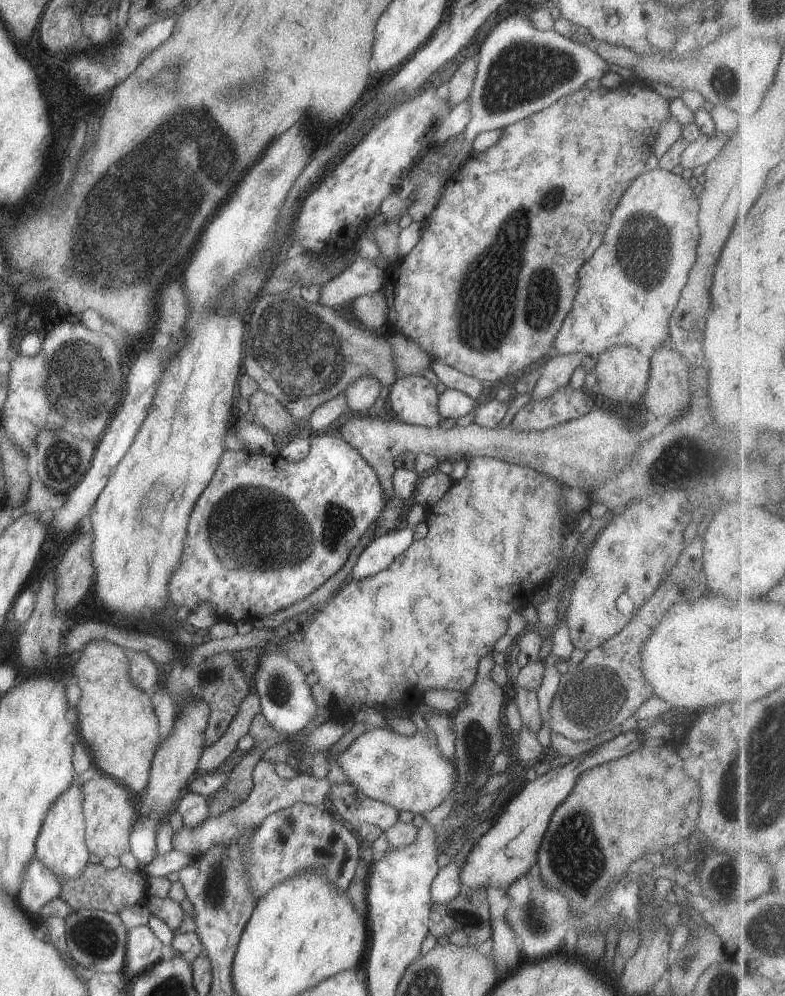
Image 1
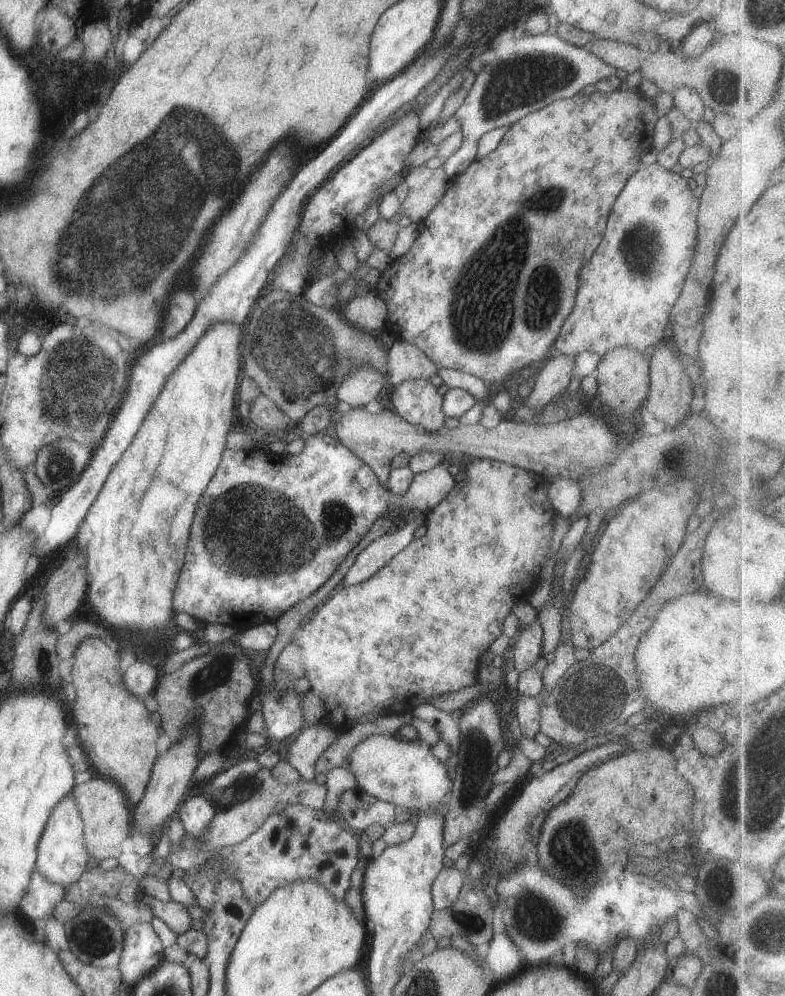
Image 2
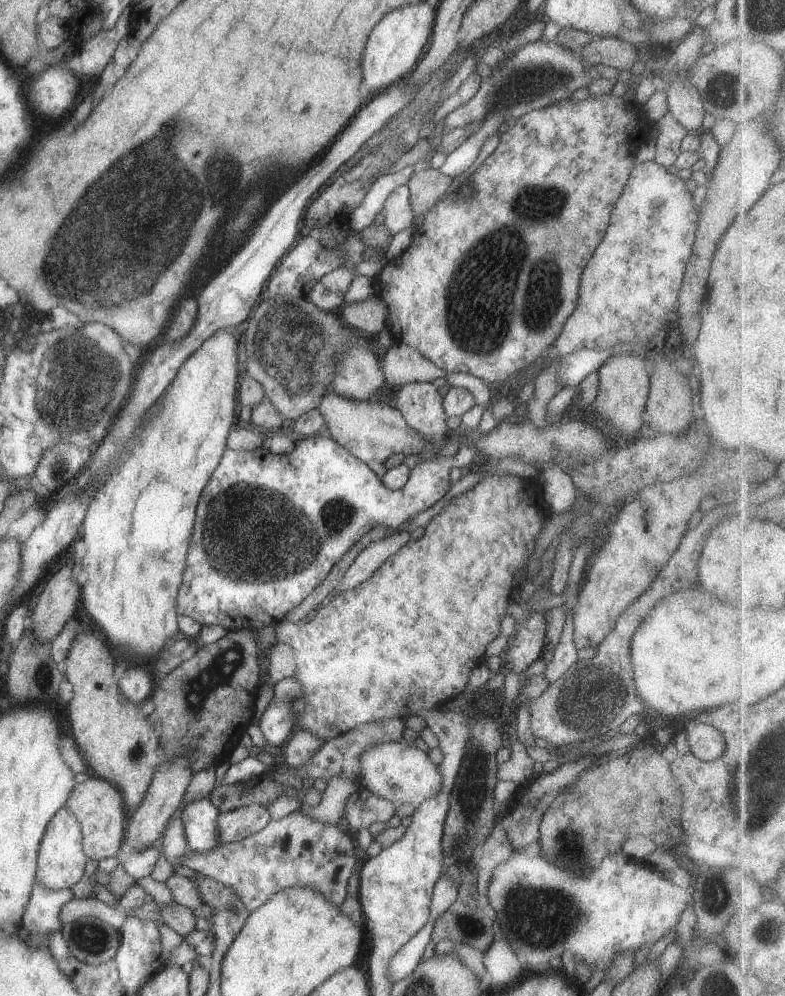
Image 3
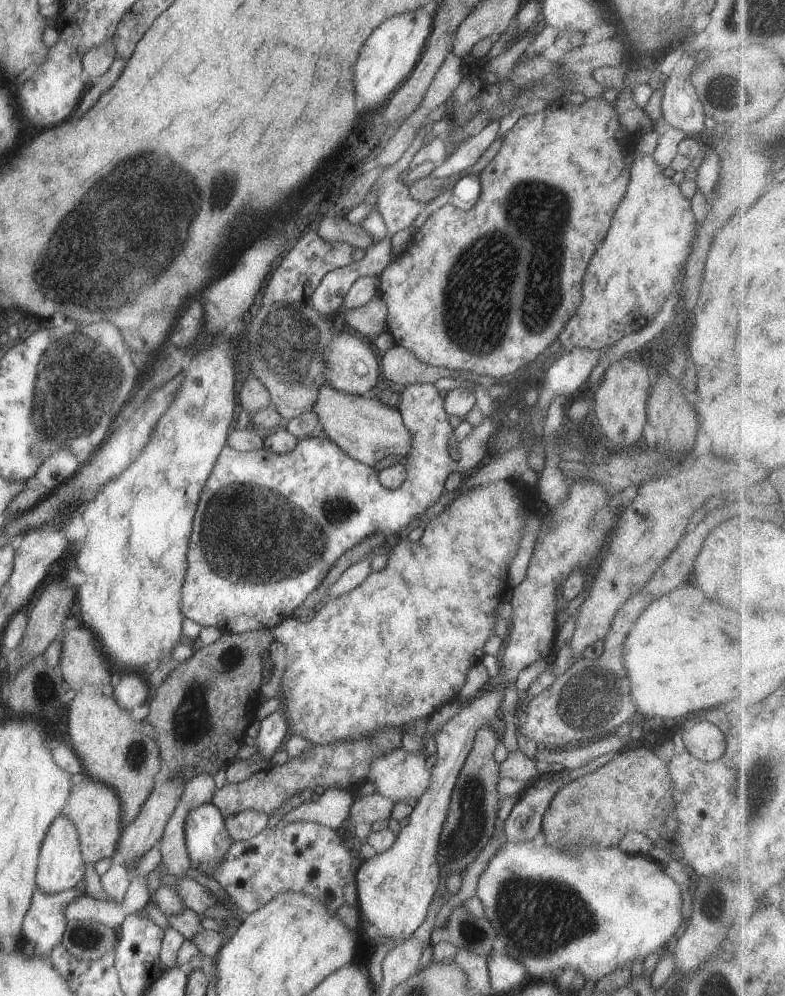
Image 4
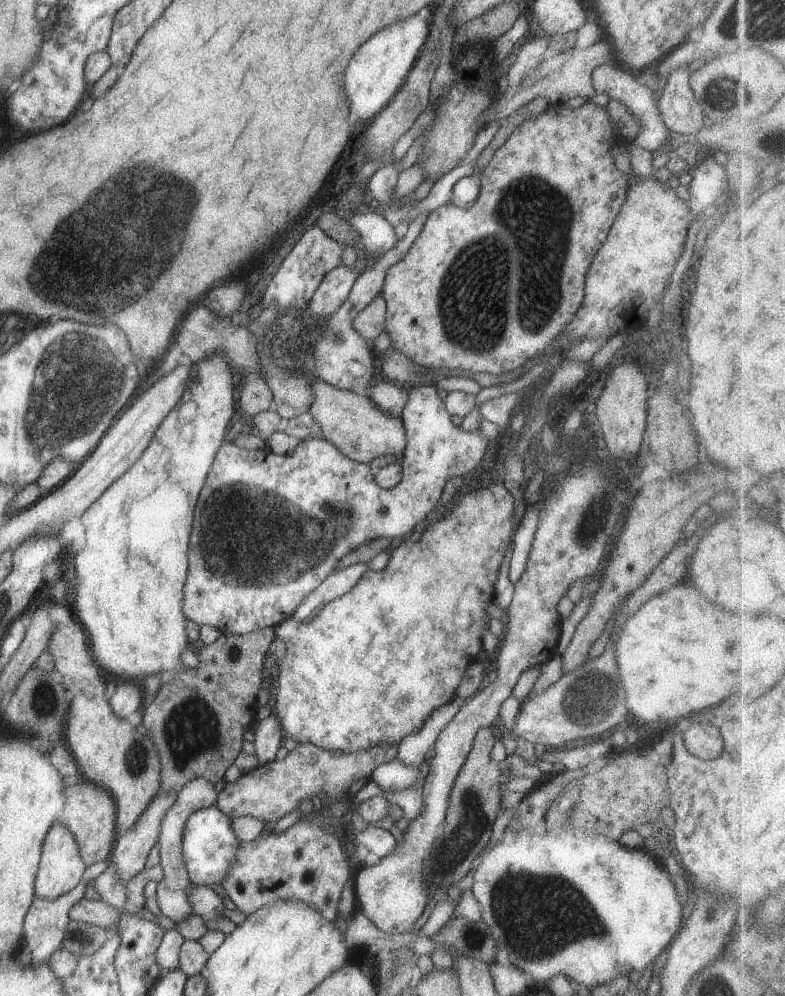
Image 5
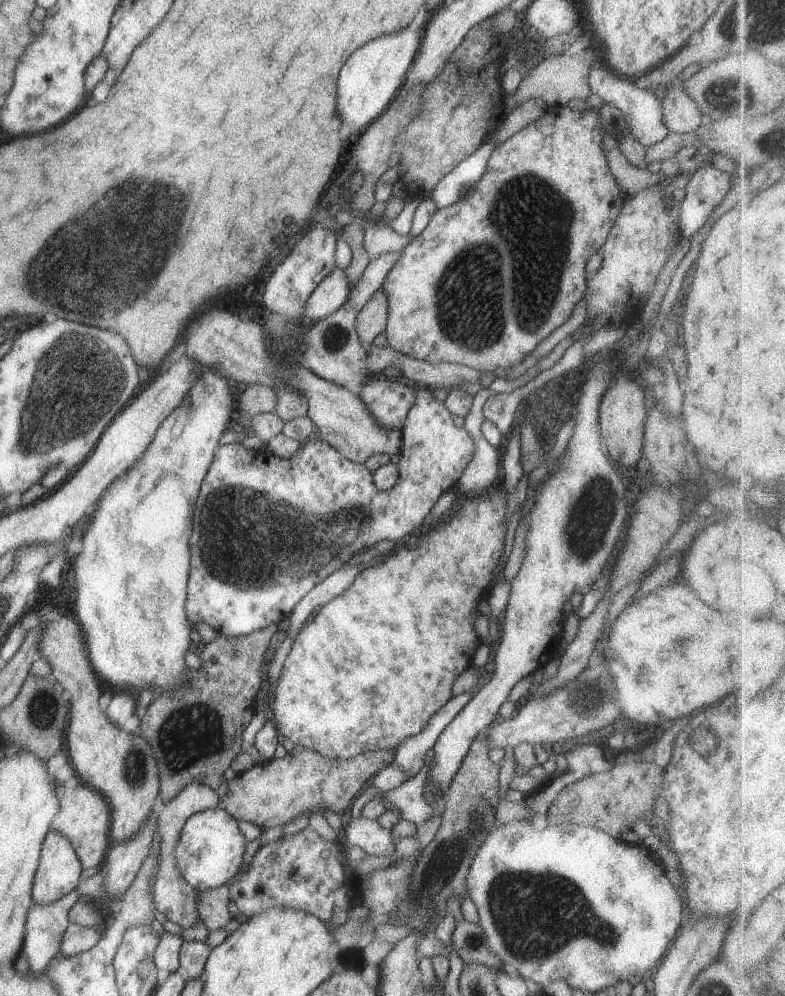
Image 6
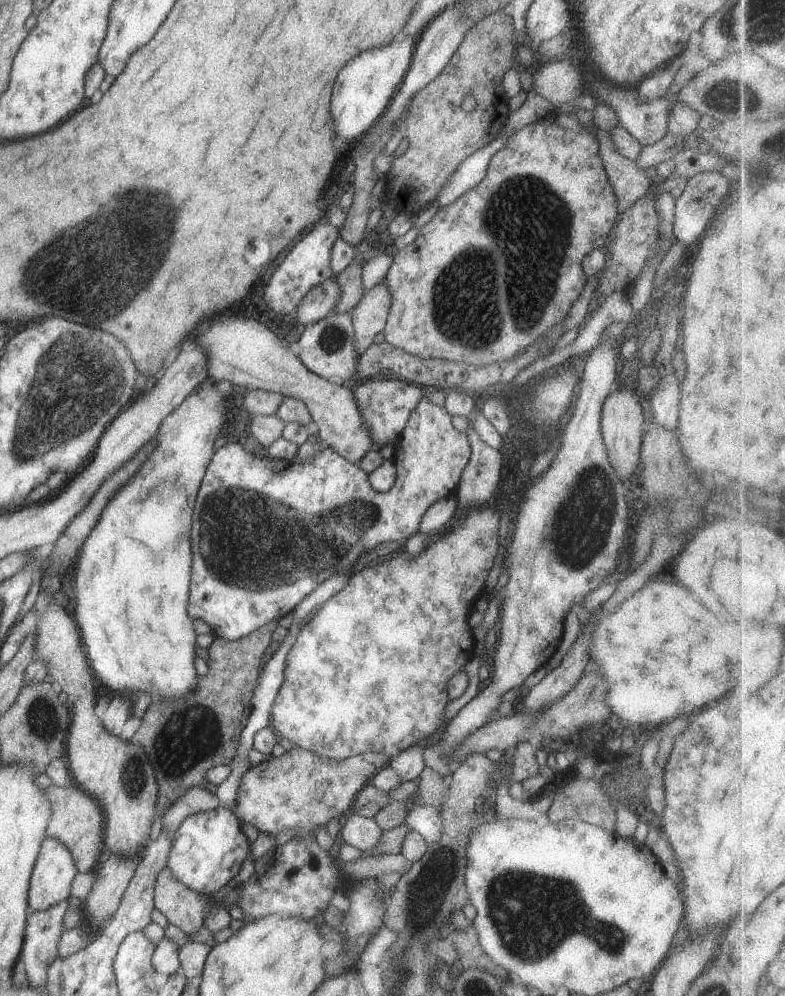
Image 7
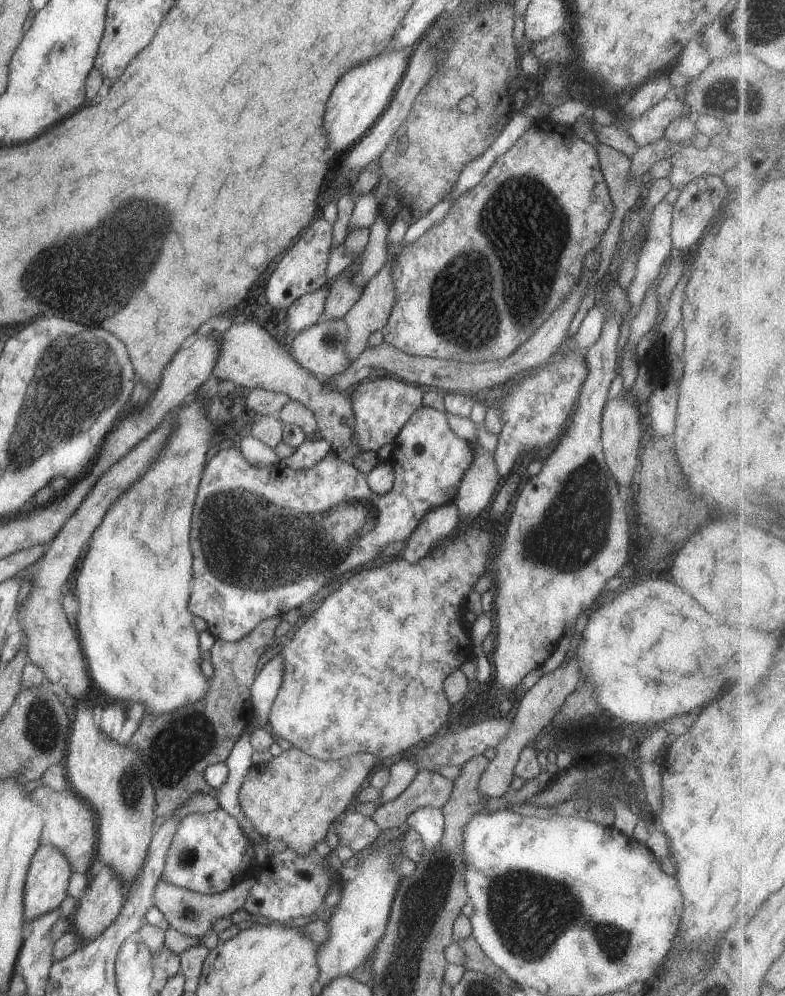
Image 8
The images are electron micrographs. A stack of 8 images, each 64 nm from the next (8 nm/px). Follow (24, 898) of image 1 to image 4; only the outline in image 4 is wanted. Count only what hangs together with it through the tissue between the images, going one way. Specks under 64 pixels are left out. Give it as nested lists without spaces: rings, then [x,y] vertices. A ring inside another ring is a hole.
[[[38,888],[34,891],[30,908],[24,915],[21,932],[27,942],[34,944],[36,955],[48,956],[54,946],[61,942],[67,927],[67,920],[64,914],[65,908],[72,900],[76,900],[78,895],[82,894],[84,893],[80,893],[76,888],[57,892],[56,894],[46,894]]]

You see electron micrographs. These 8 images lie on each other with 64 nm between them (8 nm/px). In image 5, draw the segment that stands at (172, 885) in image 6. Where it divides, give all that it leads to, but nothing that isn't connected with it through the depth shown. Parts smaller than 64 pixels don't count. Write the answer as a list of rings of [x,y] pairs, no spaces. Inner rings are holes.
[[[197,778],[188,781],[178,792],[176,802],[168,809],[161,822],[158,848],[160,848],[160,864],[164,872],[164,879],[157,884],[157,902],[160,912],[168,916],[175,923],[183,921],[193,913],[189,900],[187,899],[188,889],[191,887],[191,880],[188,876],[186,863],[183,861],[182,839],[185,822],[198,809],[214,806],[218,792],[214,784],[208,779]]]

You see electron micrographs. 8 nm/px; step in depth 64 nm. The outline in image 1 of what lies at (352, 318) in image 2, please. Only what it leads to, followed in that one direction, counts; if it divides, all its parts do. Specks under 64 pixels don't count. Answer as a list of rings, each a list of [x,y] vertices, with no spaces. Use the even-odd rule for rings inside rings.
[[[381,290],[359,296],[349,306],[356,323],[371,331],[376,331],[388,321],[387,302]]]

